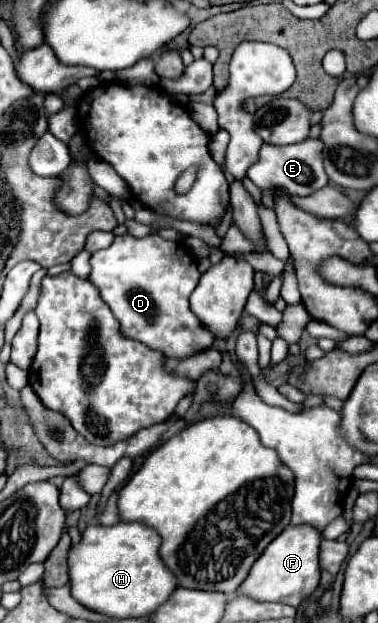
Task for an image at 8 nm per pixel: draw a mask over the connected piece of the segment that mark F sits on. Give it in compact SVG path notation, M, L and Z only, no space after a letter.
M292 527L284 529L280 537L276 537L264 553L254 561L248 577L240 583L236 589L238 595L246 595L252 601L282 601L292 607L298 607L320 583L320 571L318 571L318 547L320 547L320 533L310 527Z

